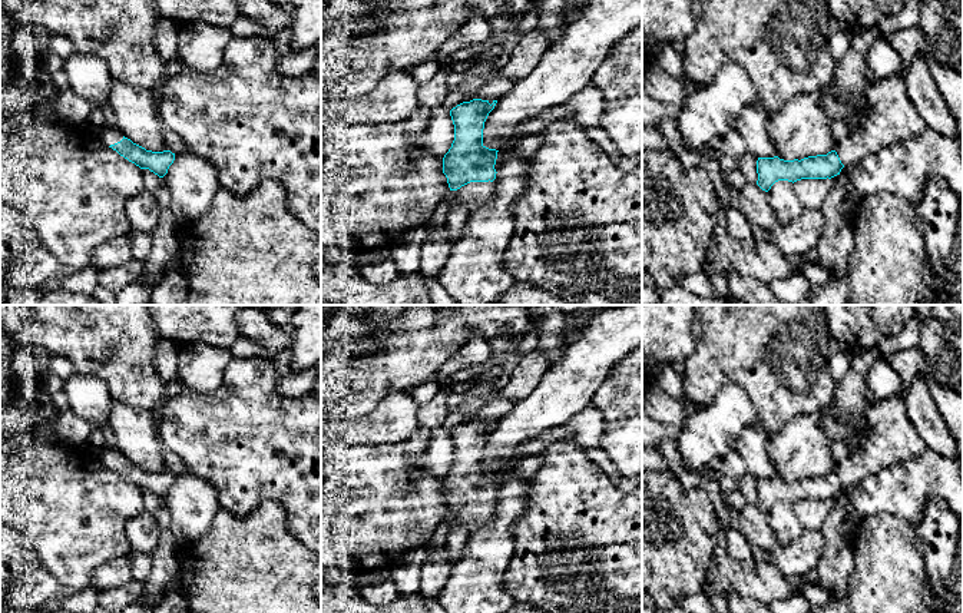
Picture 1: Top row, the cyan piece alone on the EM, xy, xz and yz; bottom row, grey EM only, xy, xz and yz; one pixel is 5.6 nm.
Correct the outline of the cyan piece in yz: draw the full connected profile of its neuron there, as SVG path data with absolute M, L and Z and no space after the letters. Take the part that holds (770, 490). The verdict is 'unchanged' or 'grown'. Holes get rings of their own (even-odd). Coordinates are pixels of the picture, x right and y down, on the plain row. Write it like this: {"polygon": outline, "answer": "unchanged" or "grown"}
{"polygon": "M904 394L877 400L866 417L861 443L827 476L801 481L784 481L778 477L758 478L757 506L768 513L778 501L831 500L844 487L860 483L890 464L916 458L927 448L907 417Z", "answer": "grown"}

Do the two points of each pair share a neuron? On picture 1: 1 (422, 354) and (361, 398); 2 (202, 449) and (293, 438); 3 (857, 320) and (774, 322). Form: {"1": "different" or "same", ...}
{"1": "same", "2": "same", "3": "different"}

